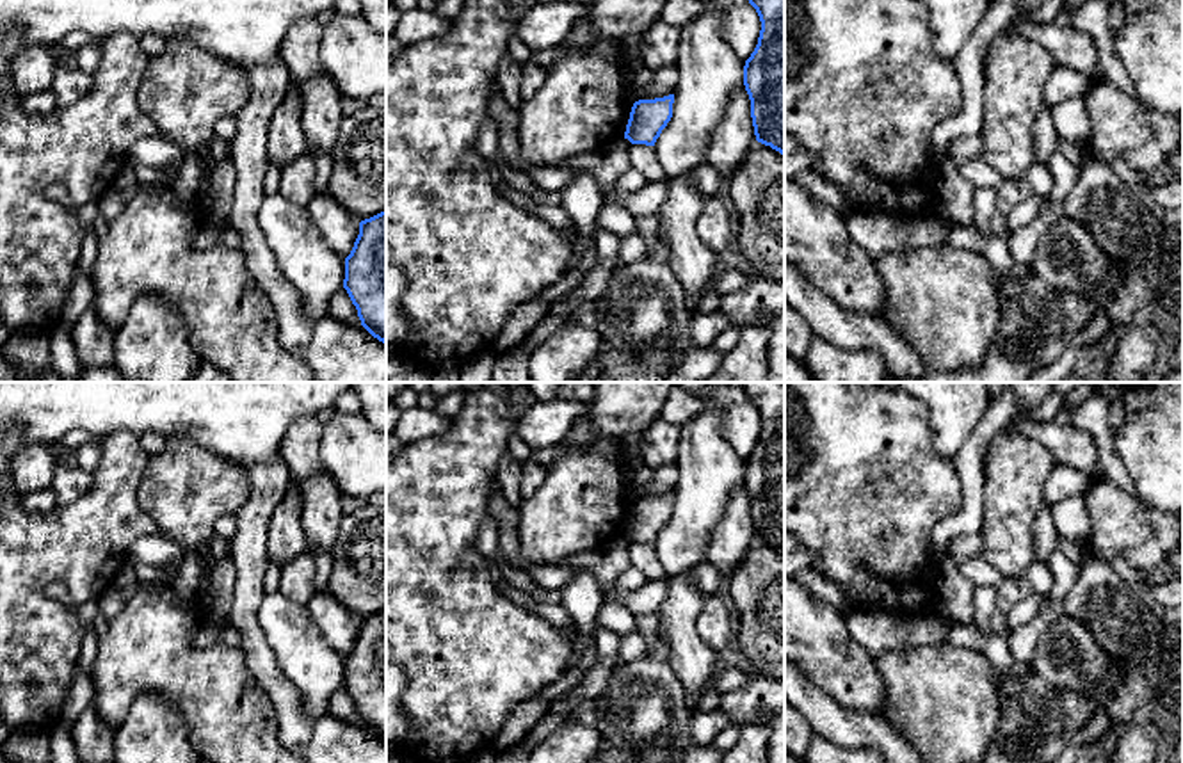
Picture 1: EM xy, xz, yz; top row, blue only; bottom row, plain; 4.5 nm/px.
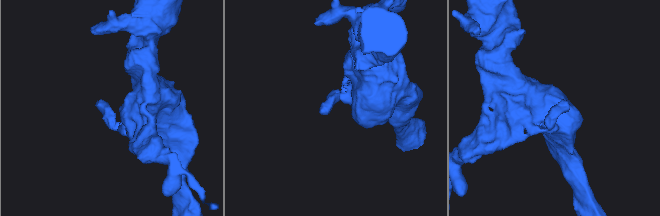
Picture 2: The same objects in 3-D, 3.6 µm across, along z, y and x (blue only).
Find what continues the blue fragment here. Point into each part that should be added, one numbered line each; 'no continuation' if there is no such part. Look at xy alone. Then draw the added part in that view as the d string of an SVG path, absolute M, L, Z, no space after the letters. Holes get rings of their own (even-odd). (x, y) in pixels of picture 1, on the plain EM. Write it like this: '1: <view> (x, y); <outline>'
no continuation

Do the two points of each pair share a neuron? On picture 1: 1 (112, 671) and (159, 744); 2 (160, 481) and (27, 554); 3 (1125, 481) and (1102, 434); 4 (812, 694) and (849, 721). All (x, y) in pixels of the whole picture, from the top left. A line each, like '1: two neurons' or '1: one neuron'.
1: two neurons
2: two neurons
3: one neuron
4: one neuron

